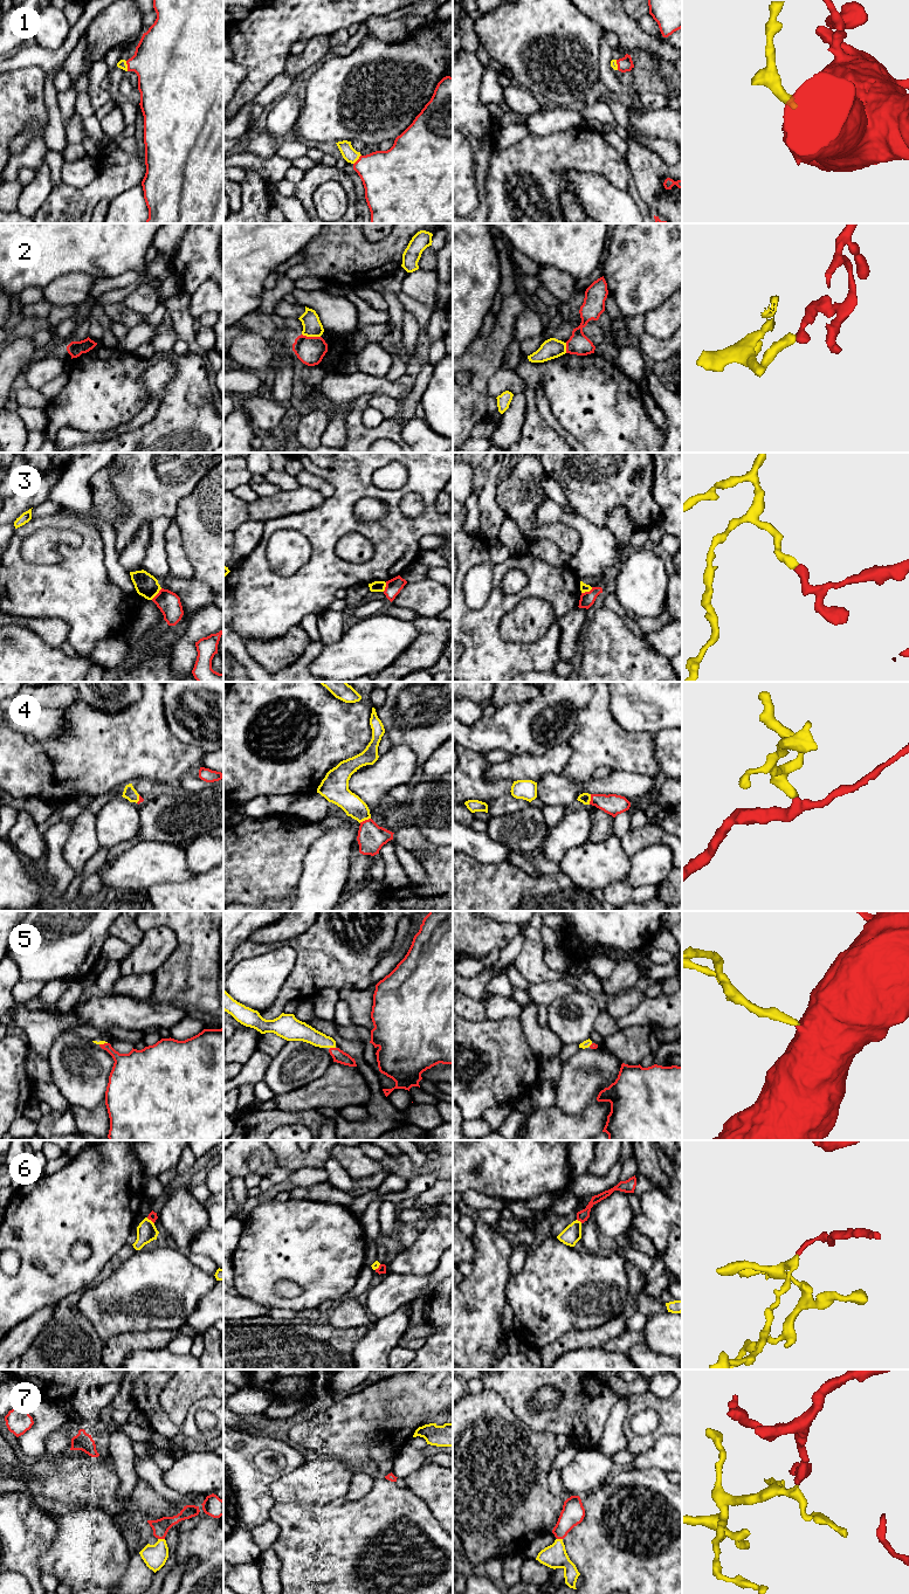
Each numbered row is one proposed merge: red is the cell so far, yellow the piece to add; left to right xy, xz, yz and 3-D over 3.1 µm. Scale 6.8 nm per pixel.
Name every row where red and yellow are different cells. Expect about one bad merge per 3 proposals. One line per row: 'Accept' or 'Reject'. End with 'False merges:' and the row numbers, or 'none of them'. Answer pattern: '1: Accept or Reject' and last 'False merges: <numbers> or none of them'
1: Accept
2: Reject
3: Reject
4: Accept
5: Accept
6: Accept
7: Accept
False merges: 2, 3

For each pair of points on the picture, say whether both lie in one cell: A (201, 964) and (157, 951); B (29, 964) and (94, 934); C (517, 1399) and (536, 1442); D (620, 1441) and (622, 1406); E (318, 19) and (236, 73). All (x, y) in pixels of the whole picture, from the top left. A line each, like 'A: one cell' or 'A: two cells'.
A: two cells
B: one cell
C: two cells
D: one cell
E: two cells

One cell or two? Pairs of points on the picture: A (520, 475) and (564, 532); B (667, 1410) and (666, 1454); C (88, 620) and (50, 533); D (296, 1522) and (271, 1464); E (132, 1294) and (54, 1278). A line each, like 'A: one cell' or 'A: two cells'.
A: one cell
B: two cells
C: two cells
D: two cells
E: two cells

